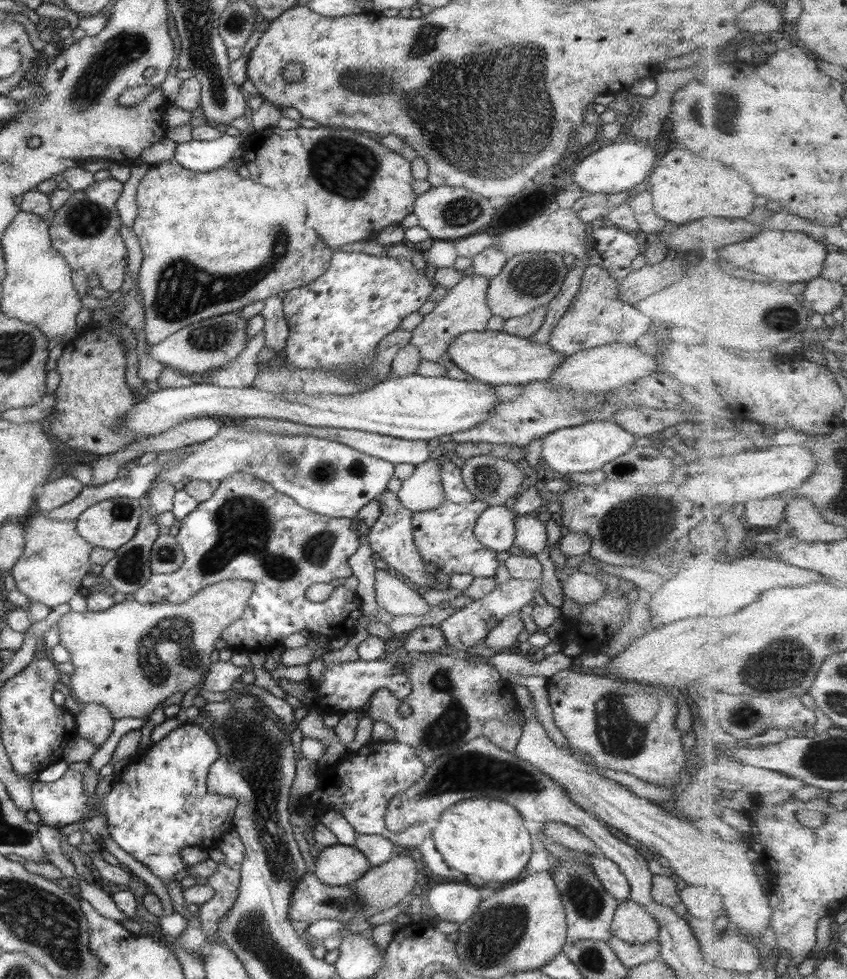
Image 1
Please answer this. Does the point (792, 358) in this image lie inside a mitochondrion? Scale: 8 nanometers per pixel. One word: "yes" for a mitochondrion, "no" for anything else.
no

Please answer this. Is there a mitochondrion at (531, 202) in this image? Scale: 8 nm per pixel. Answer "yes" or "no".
no

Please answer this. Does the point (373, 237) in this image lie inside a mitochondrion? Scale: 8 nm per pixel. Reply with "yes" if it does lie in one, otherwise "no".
no

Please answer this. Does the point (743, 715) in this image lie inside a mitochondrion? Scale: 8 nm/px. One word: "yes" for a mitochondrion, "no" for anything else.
yes

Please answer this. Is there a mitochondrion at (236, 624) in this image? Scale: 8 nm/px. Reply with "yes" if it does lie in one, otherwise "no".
no

